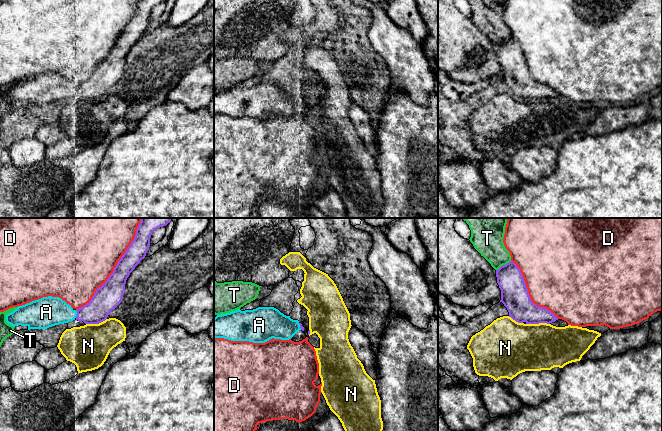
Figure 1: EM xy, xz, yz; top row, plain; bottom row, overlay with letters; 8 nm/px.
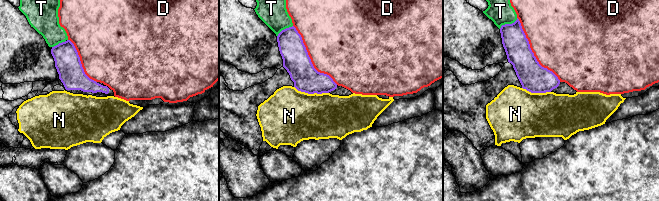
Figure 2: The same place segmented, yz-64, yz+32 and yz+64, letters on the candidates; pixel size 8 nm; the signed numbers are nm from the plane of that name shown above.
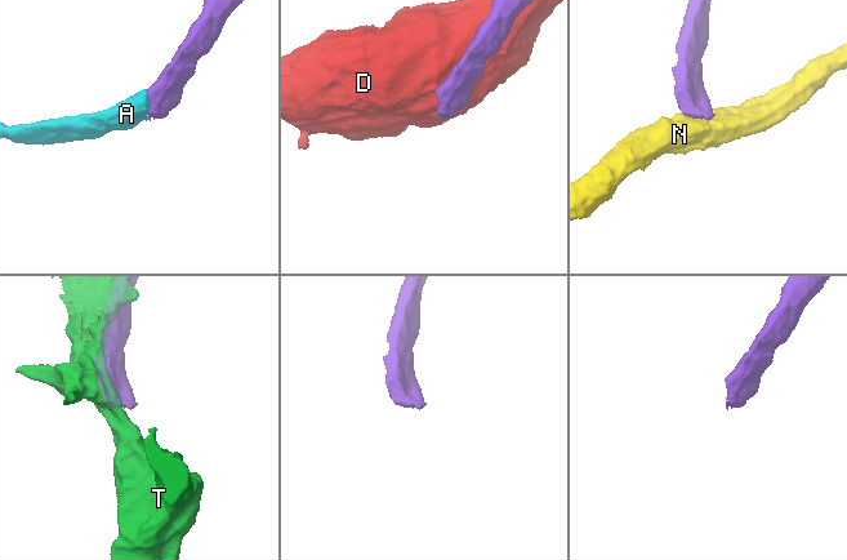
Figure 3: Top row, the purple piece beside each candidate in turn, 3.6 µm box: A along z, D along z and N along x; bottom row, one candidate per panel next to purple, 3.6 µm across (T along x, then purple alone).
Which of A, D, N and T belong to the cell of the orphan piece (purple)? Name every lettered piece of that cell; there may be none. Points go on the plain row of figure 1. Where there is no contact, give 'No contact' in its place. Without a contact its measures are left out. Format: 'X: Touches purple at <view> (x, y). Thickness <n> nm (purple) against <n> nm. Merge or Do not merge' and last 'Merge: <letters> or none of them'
A: Touches purple at xy (77, 90). Thickness 190 nm (purple) against 240 nm. Merge
D: Touches purple at xy (114, 45). Thickness 200 nm (purple) against 480 nm. Do not merge
N: Touches purple at yz (537, 99). Thickness 200 nm (purple) against 400 nm. Do not merge
T: Touches purple at yz (503, 41). Thickness 220 nm (purple) against 240 nm. Do not merge
Merge: A

